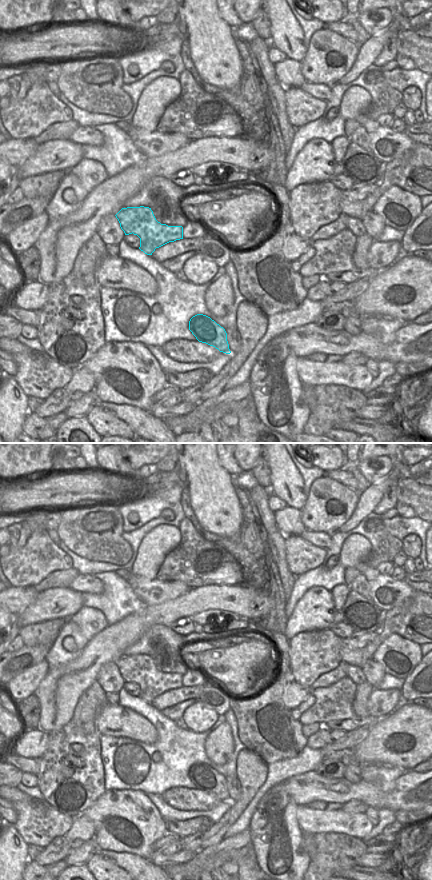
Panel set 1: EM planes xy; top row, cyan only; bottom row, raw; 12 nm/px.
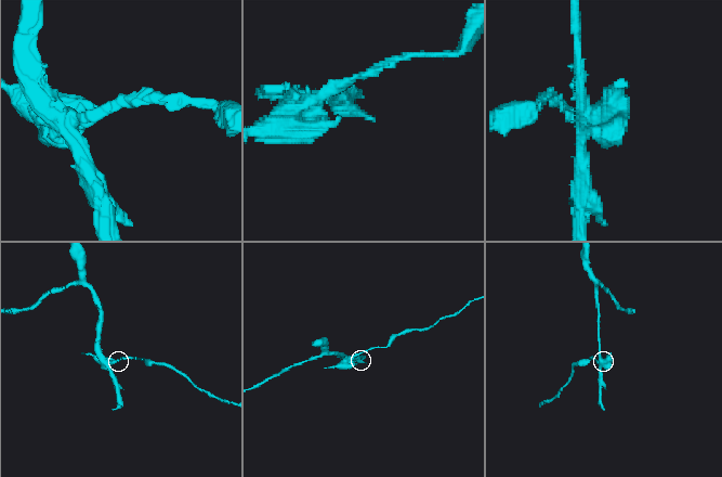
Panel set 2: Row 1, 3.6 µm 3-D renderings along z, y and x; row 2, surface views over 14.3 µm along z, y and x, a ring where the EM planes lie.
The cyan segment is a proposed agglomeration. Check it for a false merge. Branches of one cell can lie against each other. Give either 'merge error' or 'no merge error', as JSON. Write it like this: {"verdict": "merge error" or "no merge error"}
{"verdict": "merge error"}

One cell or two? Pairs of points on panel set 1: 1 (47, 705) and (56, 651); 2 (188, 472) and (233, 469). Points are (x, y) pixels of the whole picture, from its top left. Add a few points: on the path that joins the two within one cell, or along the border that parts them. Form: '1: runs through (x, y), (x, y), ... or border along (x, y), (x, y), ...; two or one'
1: border along (75, 659), (48, 670); two
2: border along (216, 453), (219, 463), (231, 475); two

